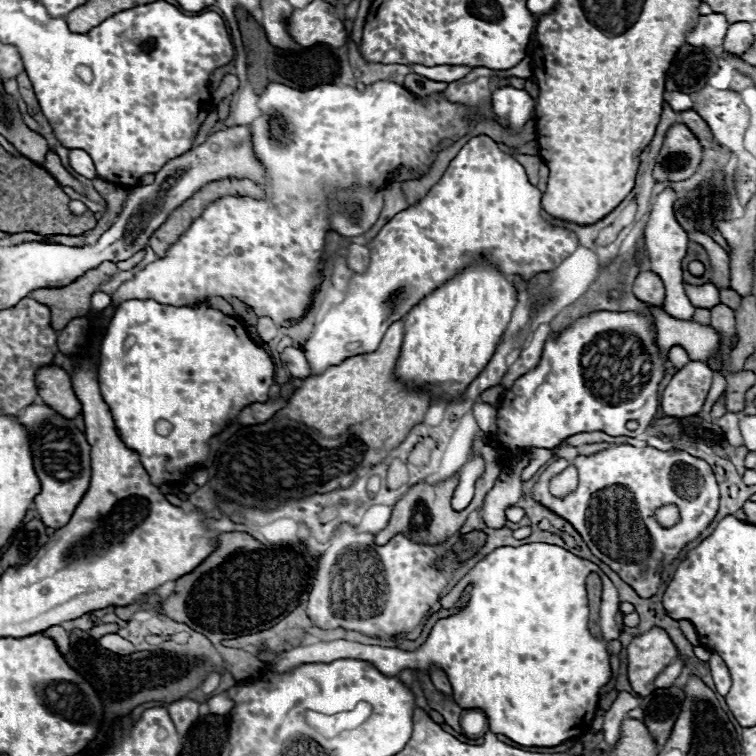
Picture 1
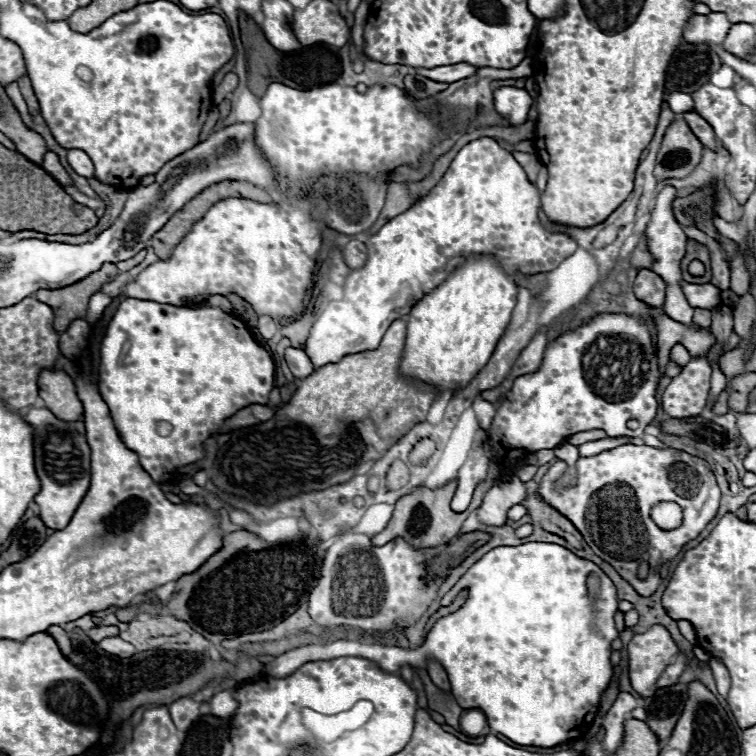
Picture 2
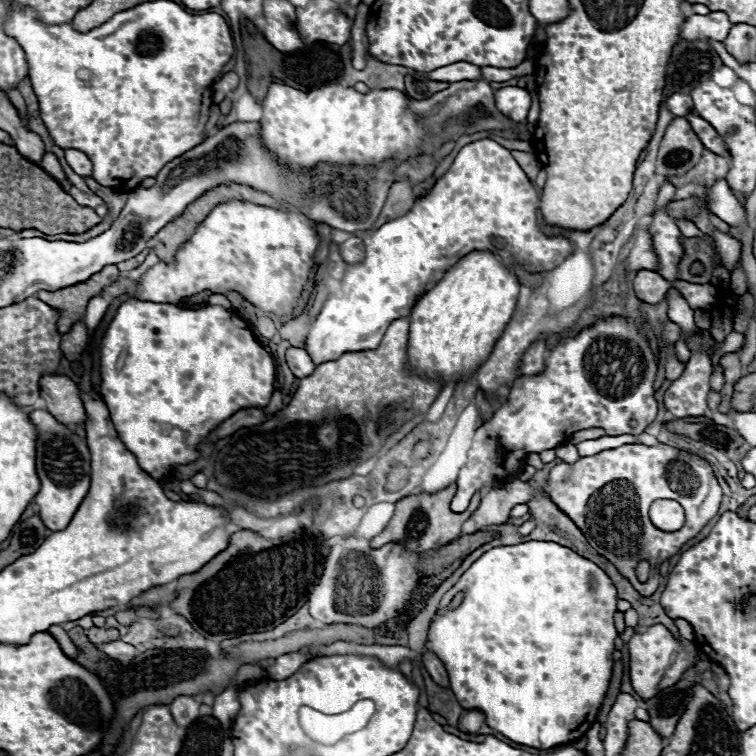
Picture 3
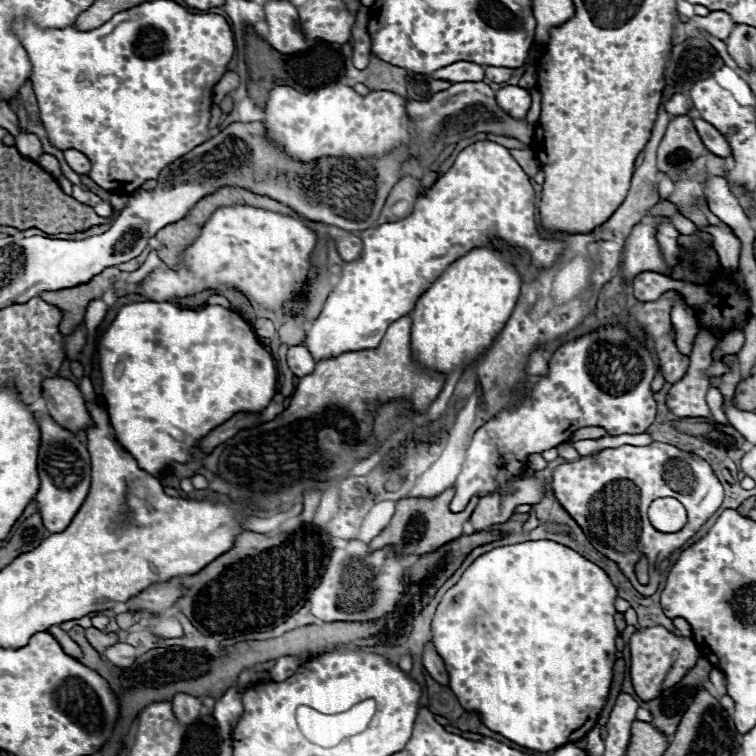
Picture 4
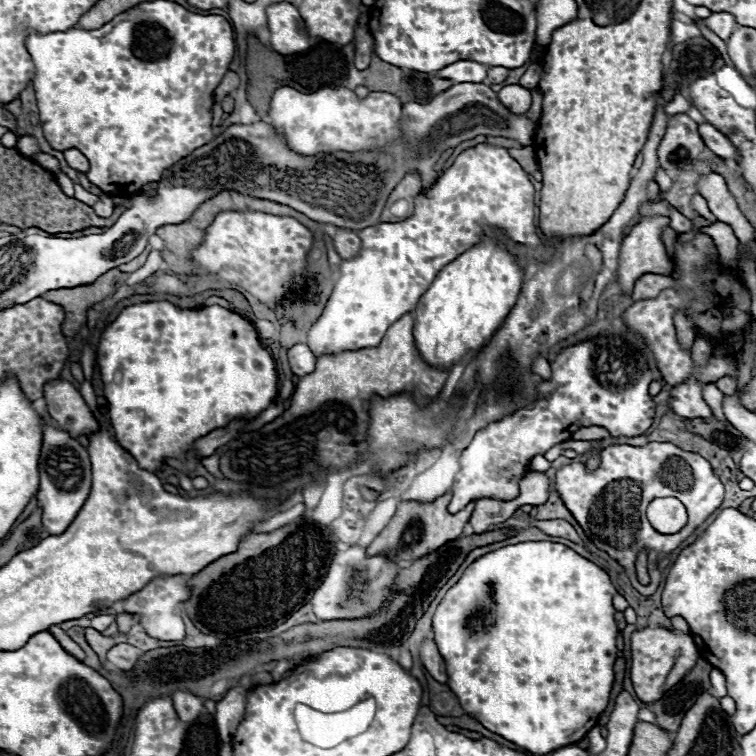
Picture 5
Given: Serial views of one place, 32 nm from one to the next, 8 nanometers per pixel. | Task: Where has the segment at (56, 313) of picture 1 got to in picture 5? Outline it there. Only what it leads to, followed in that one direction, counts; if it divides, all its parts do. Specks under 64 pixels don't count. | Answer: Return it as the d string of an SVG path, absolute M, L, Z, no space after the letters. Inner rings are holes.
M112 268L102 276L98 276L96 282L92 284L76 286L76 288L60 288L42 294L44 300L64 308L66 312L66 318L62 322L64 336L74 336L76 332L80 332L80 328L86 324L88 308L96 302L102 302L108 294L116 292L116 284L120 284L122 276L124 274L118 268Z

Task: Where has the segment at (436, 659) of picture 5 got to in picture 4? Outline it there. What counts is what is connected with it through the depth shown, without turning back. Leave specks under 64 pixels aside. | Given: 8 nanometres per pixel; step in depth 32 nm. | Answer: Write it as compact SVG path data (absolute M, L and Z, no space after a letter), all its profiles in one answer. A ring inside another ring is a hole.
M426 644L426 646L424 646L422 664L424 664L424 668L430 672L430 676L432 676L438 684L448 686L448 674L446 674L446 670L444 670L444 662L442 662L442 658L434 652L432 644Z

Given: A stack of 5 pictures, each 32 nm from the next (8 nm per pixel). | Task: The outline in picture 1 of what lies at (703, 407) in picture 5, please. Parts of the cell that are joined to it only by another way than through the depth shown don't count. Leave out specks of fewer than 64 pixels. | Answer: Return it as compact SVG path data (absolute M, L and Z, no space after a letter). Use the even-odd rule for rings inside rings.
M688 362L676 372L662 394L662 412L674 418L696 416L708 396L712 370L704 362Z

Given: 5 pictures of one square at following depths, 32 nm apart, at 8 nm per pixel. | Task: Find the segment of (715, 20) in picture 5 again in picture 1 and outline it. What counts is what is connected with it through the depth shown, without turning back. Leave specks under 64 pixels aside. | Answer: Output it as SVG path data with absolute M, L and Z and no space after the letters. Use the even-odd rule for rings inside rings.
M714 12L708 16L700 16L698 26L686 36L686 42L692 46L704 46L708 50L714 50L722 46L726 30L728 30L728 22L722 14Z

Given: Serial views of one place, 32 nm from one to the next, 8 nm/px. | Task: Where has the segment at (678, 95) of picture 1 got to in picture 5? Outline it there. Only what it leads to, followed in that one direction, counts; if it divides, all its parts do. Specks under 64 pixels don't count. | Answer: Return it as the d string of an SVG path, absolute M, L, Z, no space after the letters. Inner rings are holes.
M676 94L664 108L666 108L666 114L668 116L674 116L674 114L686 114L690 110L692 102L688 98L684 98L682 94Z

